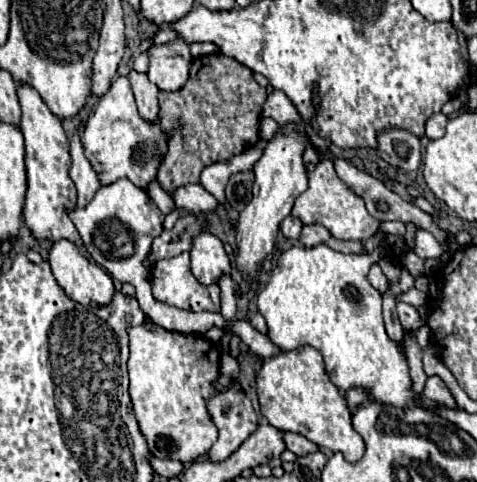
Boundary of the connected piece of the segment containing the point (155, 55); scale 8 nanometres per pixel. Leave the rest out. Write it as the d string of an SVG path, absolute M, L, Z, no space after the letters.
M181 38L167 44L151 44L149 50L149 80L157 84L159 90L175 92L185 86L189 78L193 56L189 44Z

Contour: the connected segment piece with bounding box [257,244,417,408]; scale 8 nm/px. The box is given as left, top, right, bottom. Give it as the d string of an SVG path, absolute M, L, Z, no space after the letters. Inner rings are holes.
M317 244L313 248L293 246L281 254L267 286L257 296L257 308L267 320L267 336L281 350L293 350L299 346L313 346L315 350L319 350L329 378L339 390L367 386L367 390L371 390L373 400L381 404L393 404L401 408L413 406L417 402L415 392L411 390L407 360L399 352L397 344L387 338L381 316L381 294L367 280L373 262L375 258L369 254L341 254L331 250L327 244Z

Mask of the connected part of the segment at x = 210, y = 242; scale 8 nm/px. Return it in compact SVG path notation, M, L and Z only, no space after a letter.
M205 232L193 240L191 272L205 286L217 284L221 276L231 274L231 260L223 248L223 242L211 232Z

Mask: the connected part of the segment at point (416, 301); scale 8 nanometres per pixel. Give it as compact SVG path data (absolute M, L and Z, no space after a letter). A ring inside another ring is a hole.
M412 288L409 291L402 293L396 297L397 302L405 302L415 308L419 308L419 306L423 305L423 302L427 300L427 294L425 292L421 292L416 288Z

